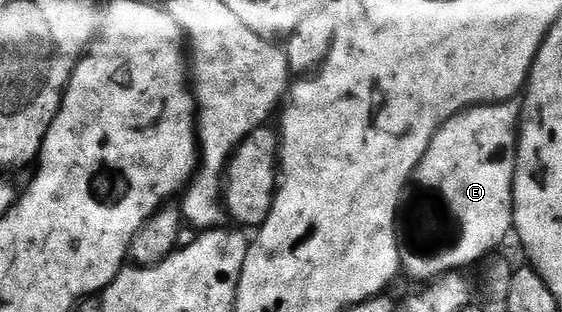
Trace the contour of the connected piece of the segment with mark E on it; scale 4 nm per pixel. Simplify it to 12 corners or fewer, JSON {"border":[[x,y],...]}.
{"border":[[519,100],[434,135],[400,206],[416,283],[513,232]]}

